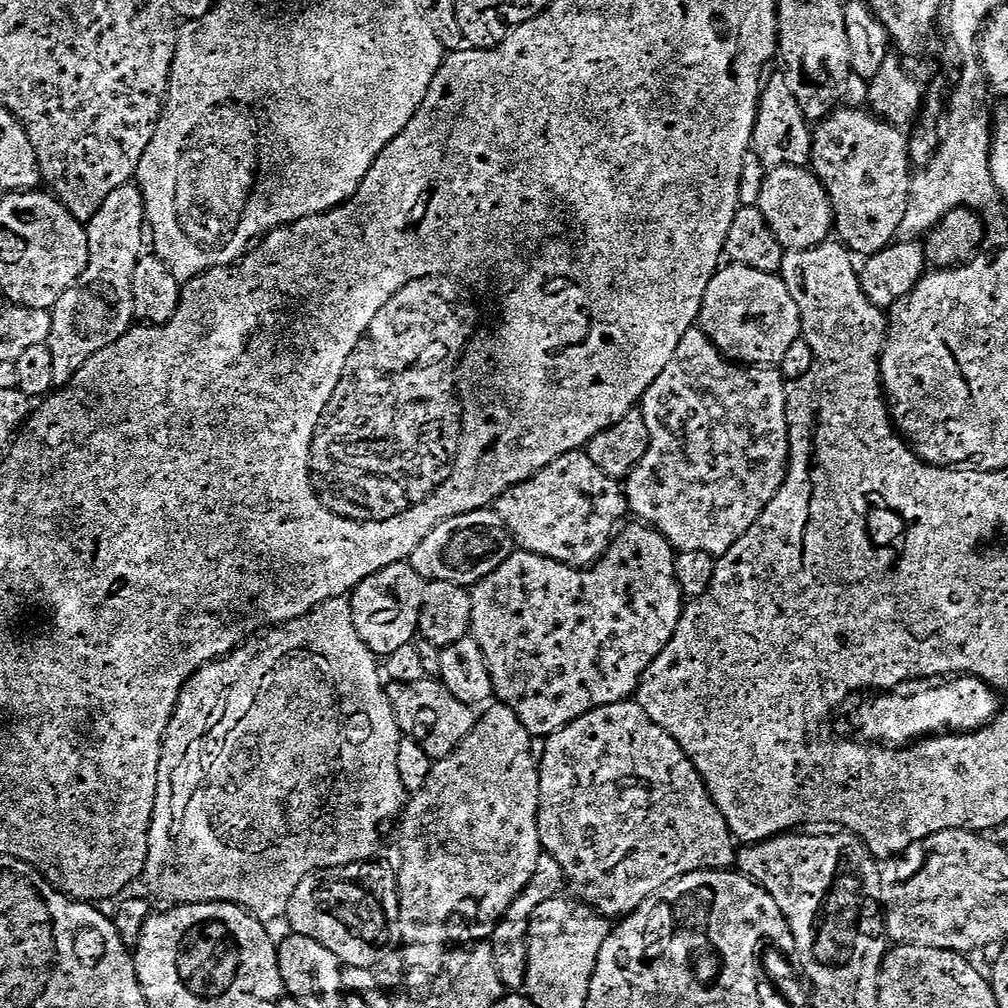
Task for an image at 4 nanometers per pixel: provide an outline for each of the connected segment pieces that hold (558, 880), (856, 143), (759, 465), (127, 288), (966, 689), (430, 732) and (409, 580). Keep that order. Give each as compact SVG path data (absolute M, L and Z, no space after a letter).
M542 854L538 858L538 866L534 866L534 874L530 874L530 882L514 898L512 907L496 921L491 929L492 941L490 947L494 966L498 966L498 978L502 978L505 989L520 990L524 988L526 974L528 973L528 931L532 914L538 906L550 902L555 896L561 895L566 888L564 871L554 858L547 854Z
M843 108L815 125L810 167L822 182L832 203L834 232L839 243L857 257L867 258L889 247L897 239L902 218L906 218L906 206L912 193L914 175L908 154L909 137L903 136L904 132L899 127L885 123L876 114L859 112L856 108Z
M735 362L727 366L728 372L704 373L696 364L690 365L688 372L676 372L677 365L668 364L666 370L662 370L662 374L658 374L658 378L654 378L652 385L644 391L644 399L638 405L638 411L642 413L646 422L646 430L650 430L650 446L646 450L646 458L642 458L639 466L628 473L626 483L623 485L624 495L628 497L631 515L637 521L661 532L677 552L698 550L723 558L730 550L730 546L734 546L734 542L738 542L738 538L742 538L742 534L746 534L746 530L750 530L750 526L758 522L762 510L770 506L774 494L778 494L778 490L784 484L784 479L788 477L788 422L786 418L788 384L784 376L776 366L741 366Z
M129 182L114 190L114 194L102 202L102 210L87 221L86 227L88 268L51 309L52 333L47 346L54 358L54 382L57 386L71 382L86 361L106 350L106 346L118 342L136 320L132 279L134 266L138 266L146 252L146 209L139 187Z
M957 675L955 678L945 679L943 682L924 686L921 692L913 696L896 696L900 694L876 694L873 700L868 700L860 708L860 732L865 741L875 742L880 746L908 746L925 738L931 738L944 733L963 734L965 732L979 732L996 719L1001 711L997 693L989 684L978 679L977 676Z
M427 678L418 682L389 683L386 691L396 725L407 739L418 742L434 762L444 760L476 727L478 719L473 705L458 702L454 694L439 679Z
M401 562L370 574L370 578L352 589L350 603L354 626L358 630L358 638L362 638L373 656L387 658L394 654L394 650L399 650L417 639L425 583L411 563Z

